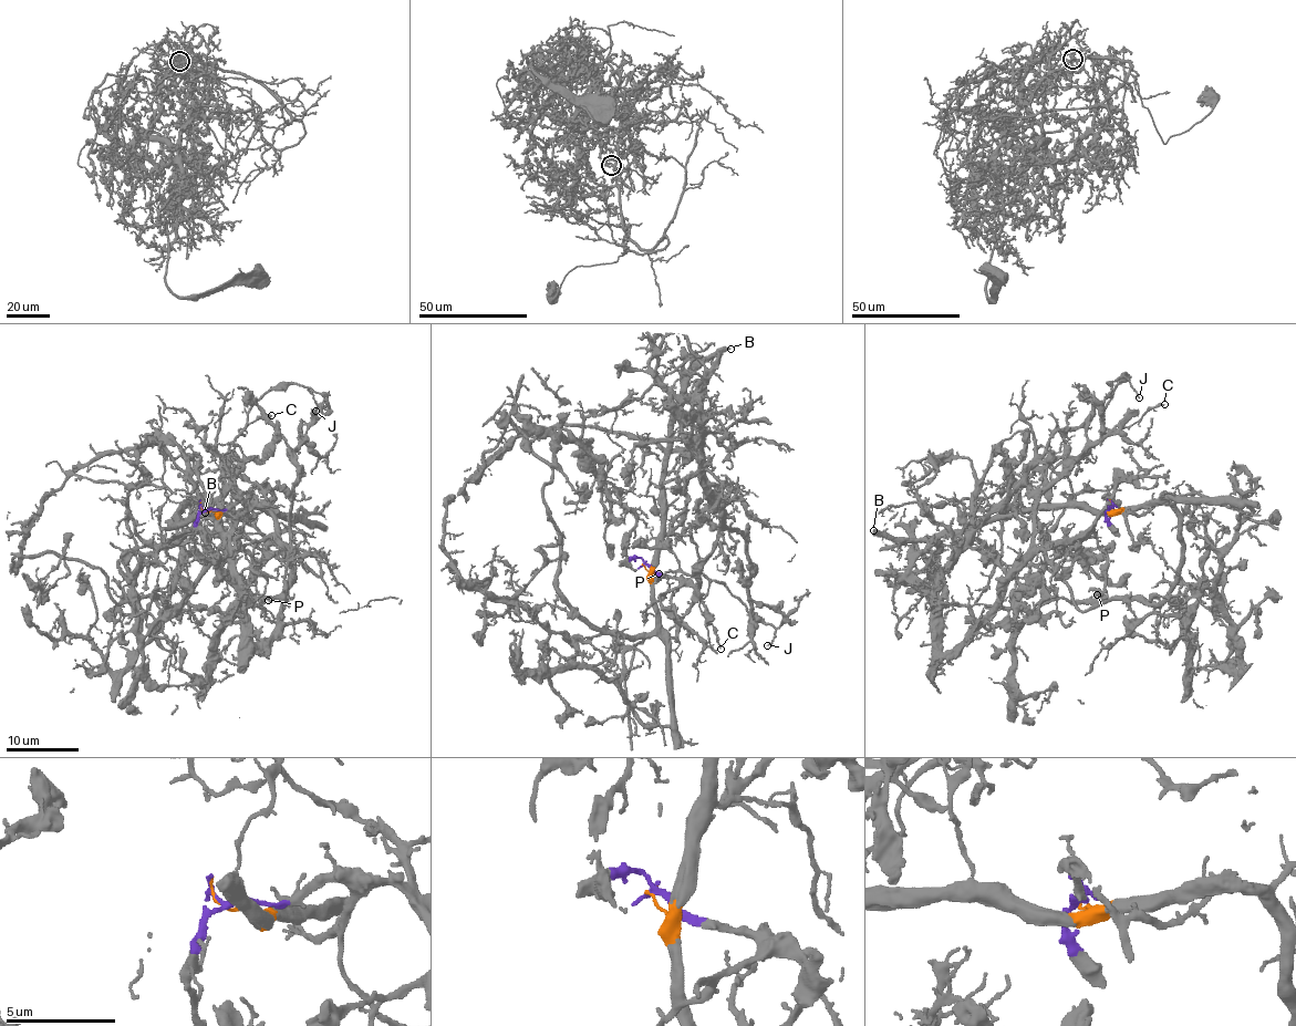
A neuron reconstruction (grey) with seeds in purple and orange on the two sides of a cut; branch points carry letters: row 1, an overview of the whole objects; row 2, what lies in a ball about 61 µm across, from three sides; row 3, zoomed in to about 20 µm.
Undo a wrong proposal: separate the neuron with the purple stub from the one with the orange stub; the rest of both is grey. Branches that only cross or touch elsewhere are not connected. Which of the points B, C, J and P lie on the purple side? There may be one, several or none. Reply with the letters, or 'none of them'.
P

